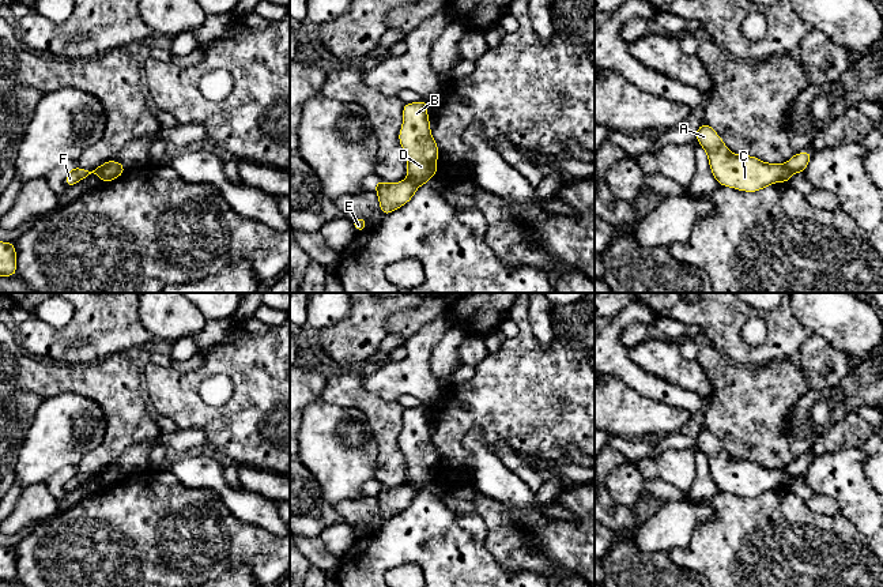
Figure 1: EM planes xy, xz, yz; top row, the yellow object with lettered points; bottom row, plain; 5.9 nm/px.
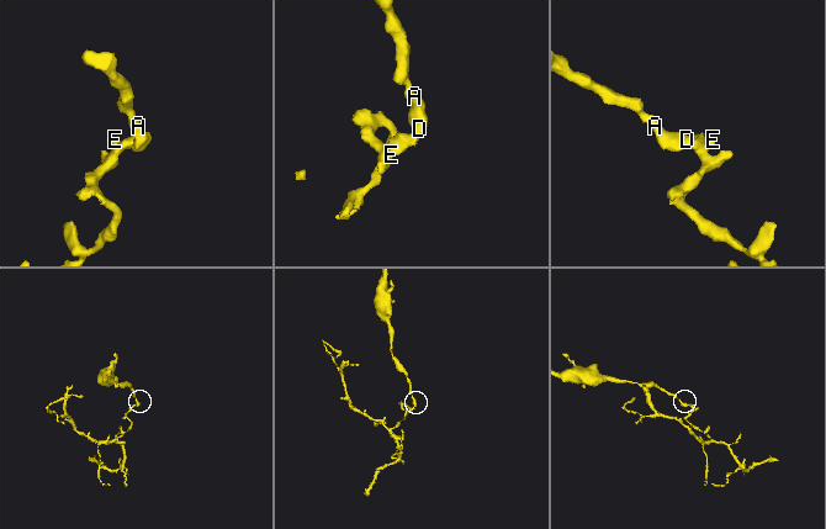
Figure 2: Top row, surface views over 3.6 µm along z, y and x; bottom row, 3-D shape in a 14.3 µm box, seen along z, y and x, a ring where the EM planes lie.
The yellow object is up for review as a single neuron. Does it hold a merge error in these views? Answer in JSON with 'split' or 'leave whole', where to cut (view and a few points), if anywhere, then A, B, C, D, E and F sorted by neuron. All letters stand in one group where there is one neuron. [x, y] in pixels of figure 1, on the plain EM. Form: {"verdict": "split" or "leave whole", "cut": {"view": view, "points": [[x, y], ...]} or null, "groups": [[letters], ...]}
{"verdict": "split", "cut": {"view": "xy", "points": [[112, 465], [98, 478]]}, "groups": [["A", "B", "C", "D"], ["E", "F"]]}

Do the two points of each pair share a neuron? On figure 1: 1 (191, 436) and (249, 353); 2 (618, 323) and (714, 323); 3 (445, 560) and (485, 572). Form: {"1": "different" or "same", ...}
{"1": "different", "2": "different", "3": "same"}

